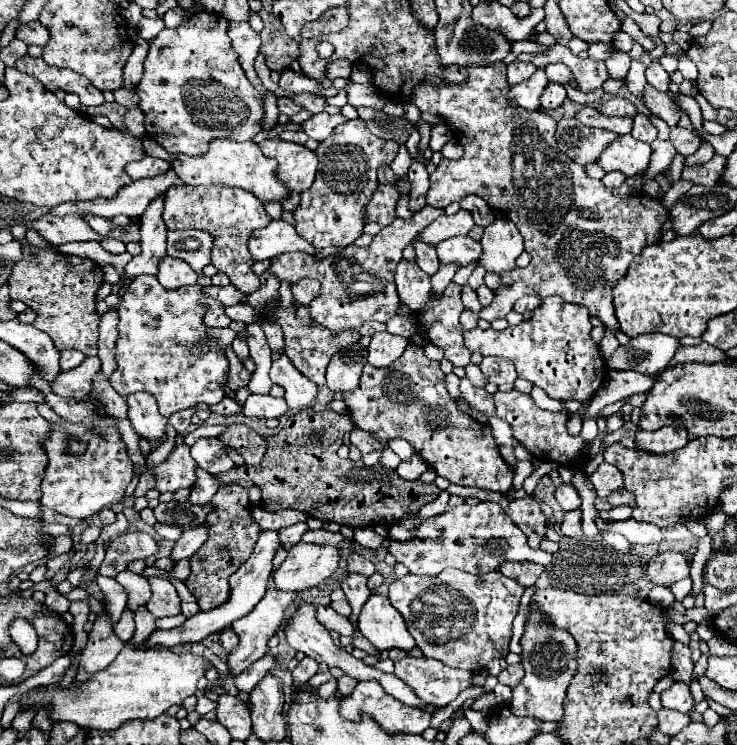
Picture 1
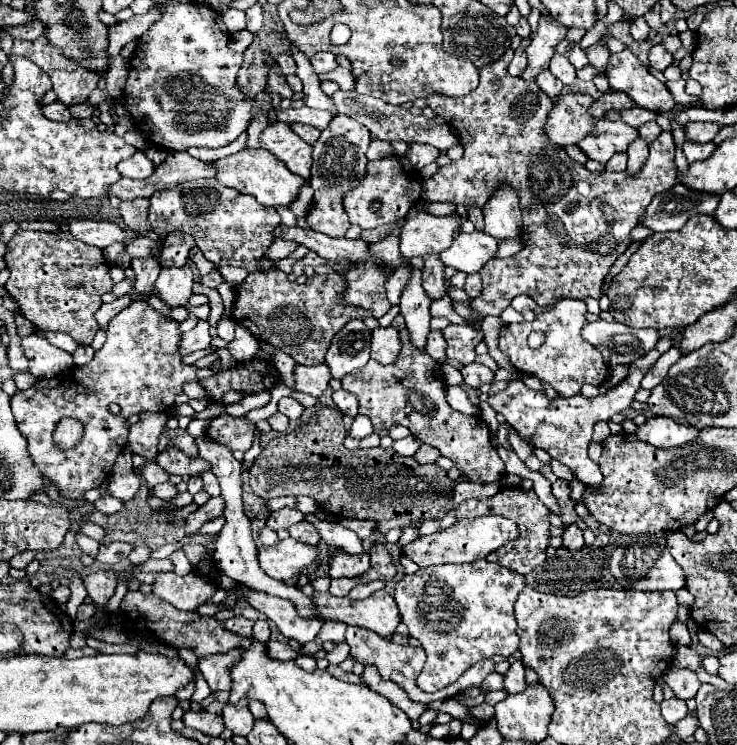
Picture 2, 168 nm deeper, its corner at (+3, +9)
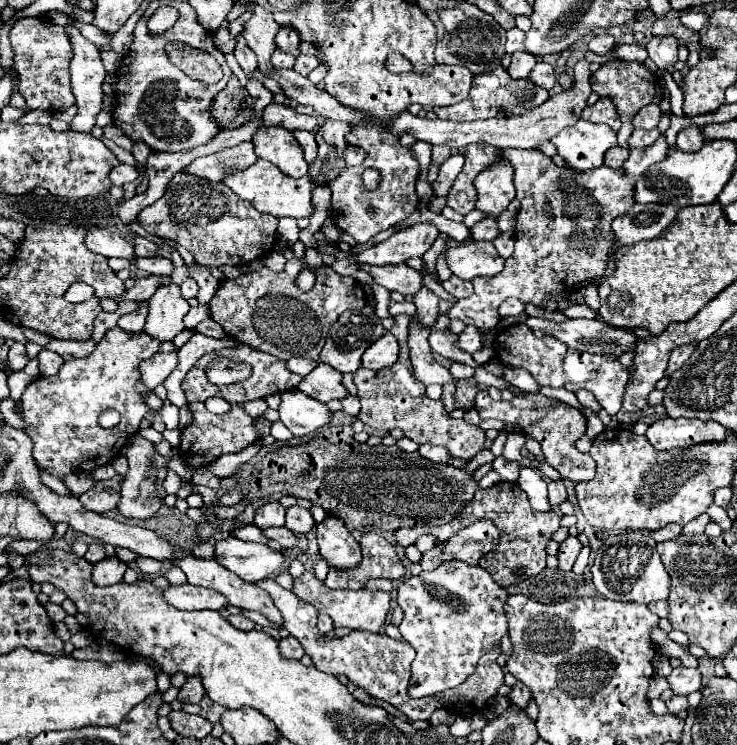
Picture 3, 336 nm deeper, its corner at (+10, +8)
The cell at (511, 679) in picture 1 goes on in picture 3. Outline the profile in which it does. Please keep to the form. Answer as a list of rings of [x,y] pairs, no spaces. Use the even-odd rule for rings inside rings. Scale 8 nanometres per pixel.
[[[518,681],[518,683],[512,687],[512,691],[510,691],[508,699],[510,699],[512,703],[516,703],[520,709],[526,709],[528,701],[532,699],[532,693],[528,691],[528,687],[524,687],[524,683],[520,683],[520,681]]]

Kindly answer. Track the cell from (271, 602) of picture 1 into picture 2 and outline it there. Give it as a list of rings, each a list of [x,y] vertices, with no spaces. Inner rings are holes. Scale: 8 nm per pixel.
[[[235,648],[227,654],[215,654],[207,658],[199,658],[199,670],[203,672],[211,692],[215,690],[231,690],[231,666],[239,662],[243,650]]]

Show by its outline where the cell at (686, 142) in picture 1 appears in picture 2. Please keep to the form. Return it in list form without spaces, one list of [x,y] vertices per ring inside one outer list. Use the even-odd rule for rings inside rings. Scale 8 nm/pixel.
[[[687,122],[683,126],[685,130],[685,140],[689,142],[711,142],[715,138],[715,134],[719,132],[721,126],[713,124],[713,122]]]

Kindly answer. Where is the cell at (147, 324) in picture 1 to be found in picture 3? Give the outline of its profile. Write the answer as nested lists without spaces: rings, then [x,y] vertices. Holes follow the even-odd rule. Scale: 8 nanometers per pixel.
[[[118,327],[96,345],[96,351],[84,359],[68,359],[58,375],[38,377],[22,395],[22,413],[26,423],[26,435],[34,441],[34,459],[46,473],[62,479],[68,473],[94,471],[100,465],[110,463],[130,435],[138,431],[140,421],[148,413],[144,403],[146,387],[140,381],[138,365],[150,359],[158,351],[158,339],[146,333],[130,335]],[[106,409],[116,409],[122,419],[116,427],[104,429],[98,425],[98,417]]]

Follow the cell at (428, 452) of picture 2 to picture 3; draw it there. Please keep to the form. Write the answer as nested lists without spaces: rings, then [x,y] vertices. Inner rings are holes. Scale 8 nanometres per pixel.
[[[420,445],[418,453],[430,459],[432,463],[448,463],[452,459],[452,455],[444,447],[438,447],[438,445]]]

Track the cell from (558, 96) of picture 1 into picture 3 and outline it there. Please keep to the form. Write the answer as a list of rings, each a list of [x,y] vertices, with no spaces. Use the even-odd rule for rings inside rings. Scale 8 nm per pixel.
[[[538,61],[530,73],[530,81],[534,81],[536,85],[544,87],[544,89],[552,89],[556,85],[556,73],[554,73],[554,67],[546,61]]]

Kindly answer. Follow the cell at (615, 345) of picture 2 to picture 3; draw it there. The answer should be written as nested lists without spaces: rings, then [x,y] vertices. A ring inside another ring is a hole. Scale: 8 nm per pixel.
[[[528,317],[526,325],[536,331],[536,335],[552,335],[578,351],[620,357],[624,351],[636,347],[634,335],[624,329],[608,327],[598,319],[566,319],[564,323],[554,323],[538,317]]]

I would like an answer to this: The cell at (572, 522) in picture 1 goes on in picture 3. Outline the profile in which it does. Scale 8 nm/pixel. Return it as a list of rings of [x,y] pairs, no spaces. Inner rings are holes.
[[[568,537],[564,543],[560,543],[560,551],[558,551],[558,561],[560,561],[560,565],[558,565],[558,569],[560,571],[572,571],[572,565],[574,565],[574,561],[576,561],[576,557],[578,557],[578,553],[580,553],[580,549],[582,549],[582,543],[576,539],[576,537]]]

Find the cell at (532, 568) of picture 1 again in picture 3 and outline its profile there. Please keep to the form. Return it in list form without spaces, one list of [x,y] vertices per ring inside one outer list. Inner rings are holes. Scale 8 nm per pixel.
[[[496,483],[488,489],[476,489],[474,499],[464,507],[464,511],[452,519],[452,523],[440,525],[440,527],[412,527],[412,529],[398,529],[396,539],[400,547],[414,545],[420,535],[434,535],[436,545],[444,545],[458,529],[468,527],[476,519],[490,519],[500,529],[500,541],[498,545],[486,555],[486,559],[480,559],[480,567],[486,569],[492,579],[500,587],[508,587],[514,583],[522,583],[524,579],[538,575],[546,567],[546,543],[550,541],[552,533],[560,527],[560,517],[554,511],[536,511],[528,503],[528,495],[516,485],[516,483]]]

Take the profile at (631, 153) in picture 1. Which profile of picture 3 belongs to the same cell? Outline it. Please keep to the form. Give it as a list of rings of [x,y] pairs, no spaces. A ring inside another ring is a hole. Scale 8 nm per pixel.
[[[578,119],[572,127],[552,137],[552,143],[564,163],[582,173],[604,163],[604,153],[616,145],[616,133],[610,127]]]

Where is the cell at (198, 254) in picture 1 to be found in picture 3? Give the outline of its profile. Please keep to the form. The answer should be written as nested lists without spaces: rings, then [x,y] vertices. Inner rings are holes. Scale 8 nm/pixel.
[[[148,257],[148,259],[136,259],[136,267],[140,271],[146,271],[148,275],[170,275],[174,271],[172,261],[164,257]]]

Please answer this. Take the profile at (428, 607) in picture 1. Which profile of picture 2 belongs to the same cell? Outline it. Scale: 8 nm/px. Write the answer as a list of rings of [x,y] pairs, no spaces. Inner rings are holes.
[[[477,560],[471,564],[439,564],[419,568],[415,574],[405,574],[395,586],[395,602],[401,612],[401,620],[409,628],[409,636],[417,638],[427,652],[427,662],[417,678],[417,686],[425,692],[435,692],[451,682],[455,682],[469,666],[491,656],[511,656],[519,648],[519,636],[515,632],[513,604],[517,594],[525,588],[525,578],[507,570],[505,566],[495,566],[487,560]]]

